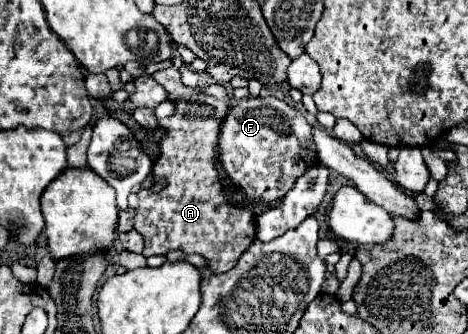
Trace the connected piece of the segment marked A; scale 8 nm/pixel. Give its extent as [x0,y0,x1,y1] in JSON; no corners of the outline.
[134,68,256,272]

